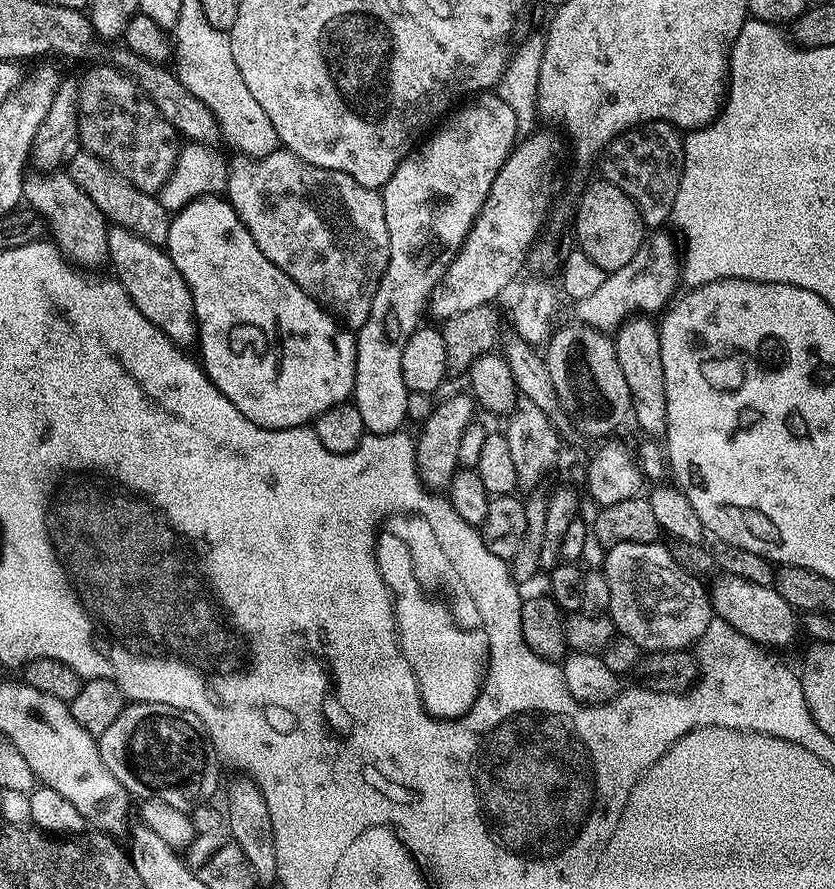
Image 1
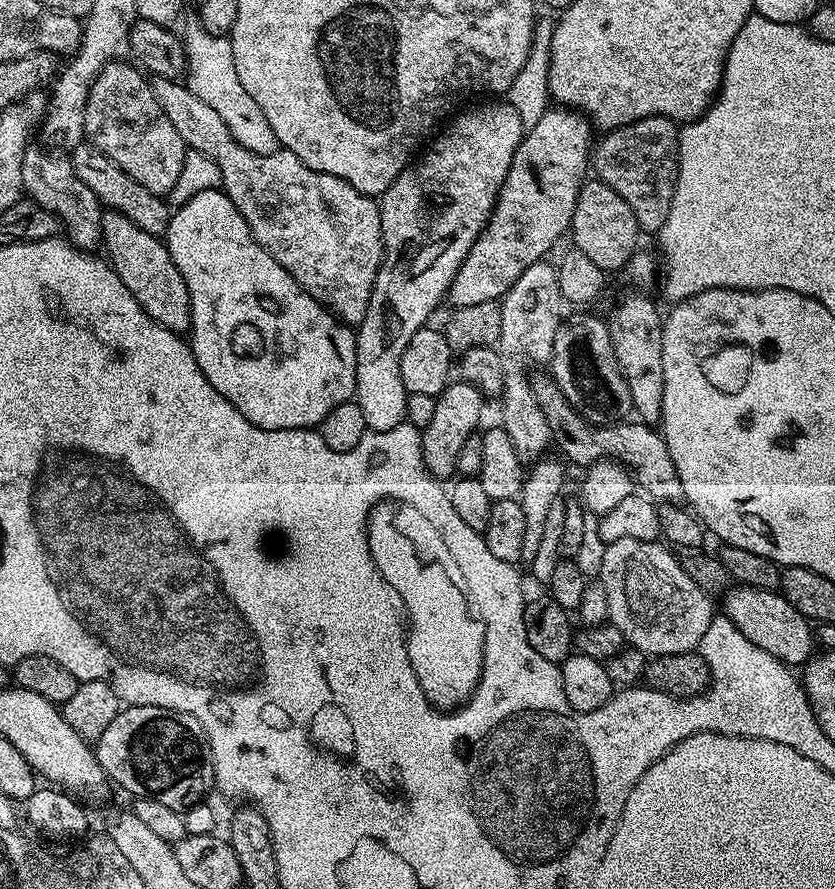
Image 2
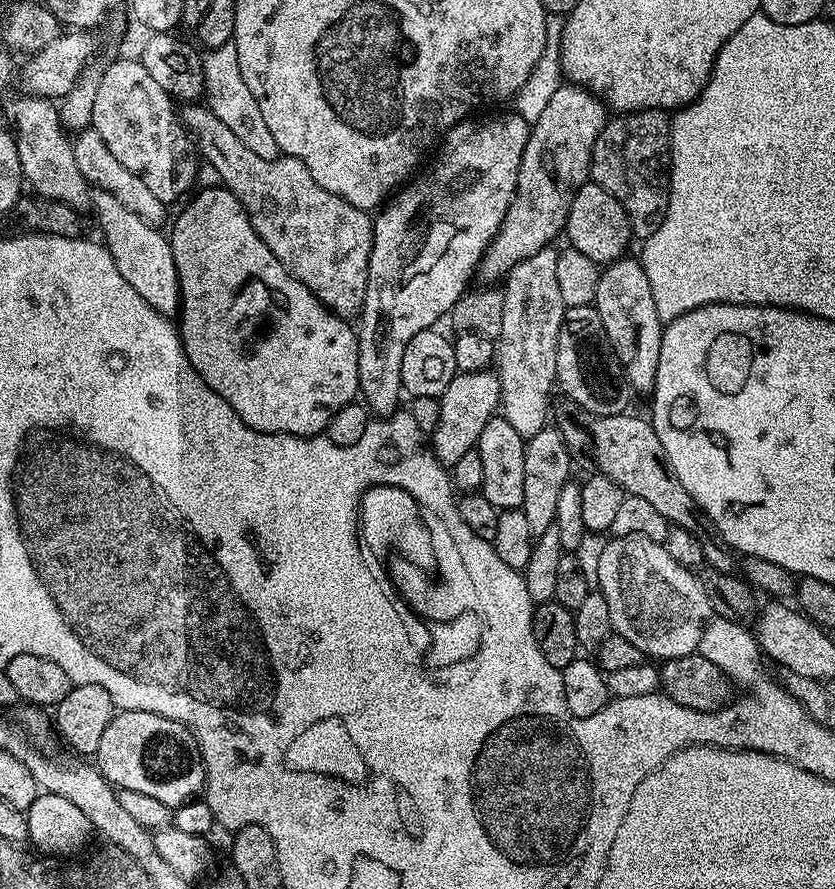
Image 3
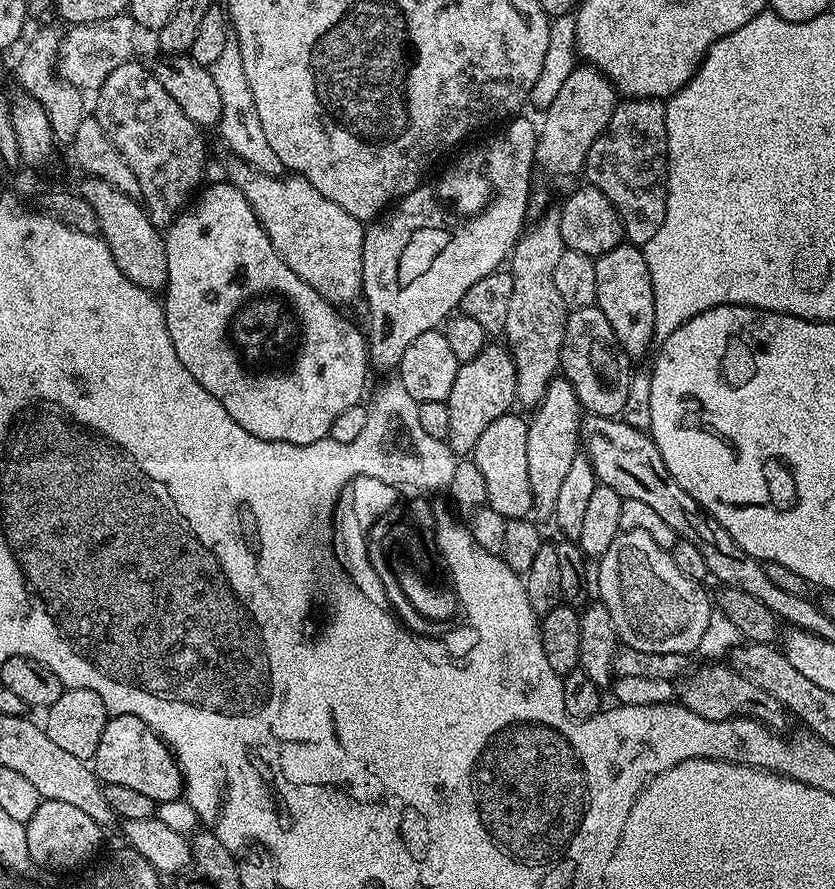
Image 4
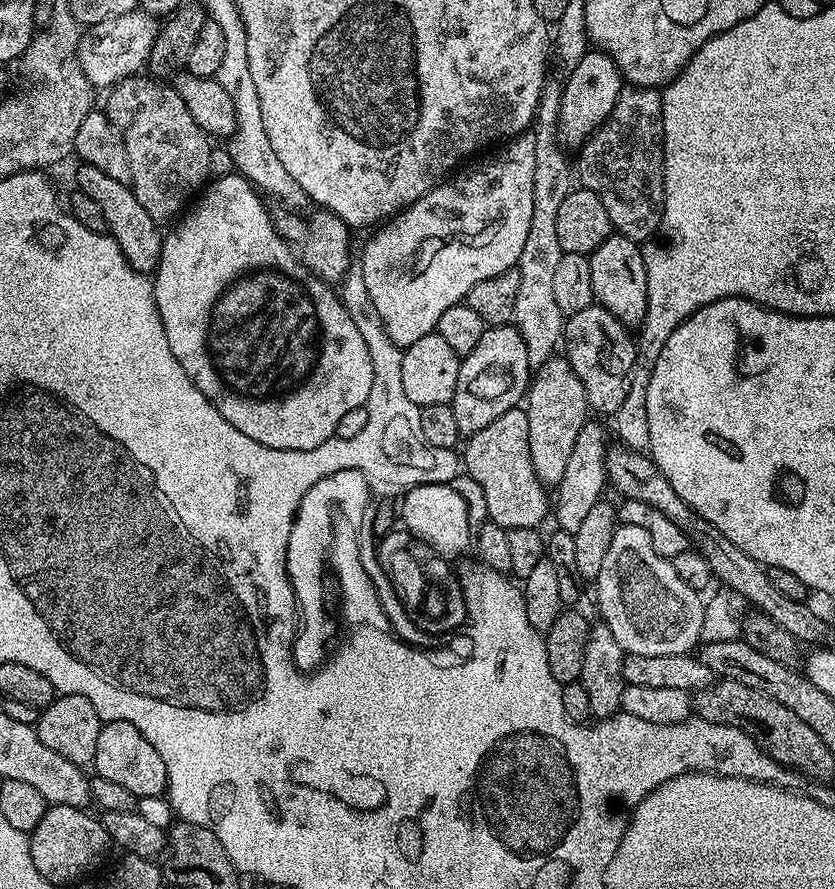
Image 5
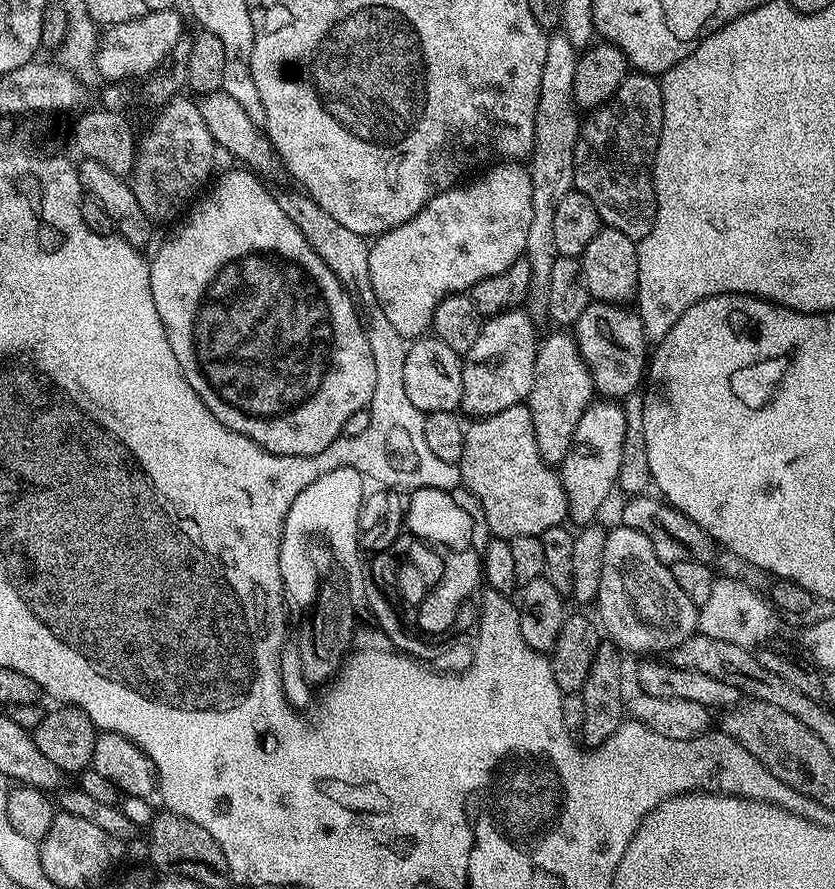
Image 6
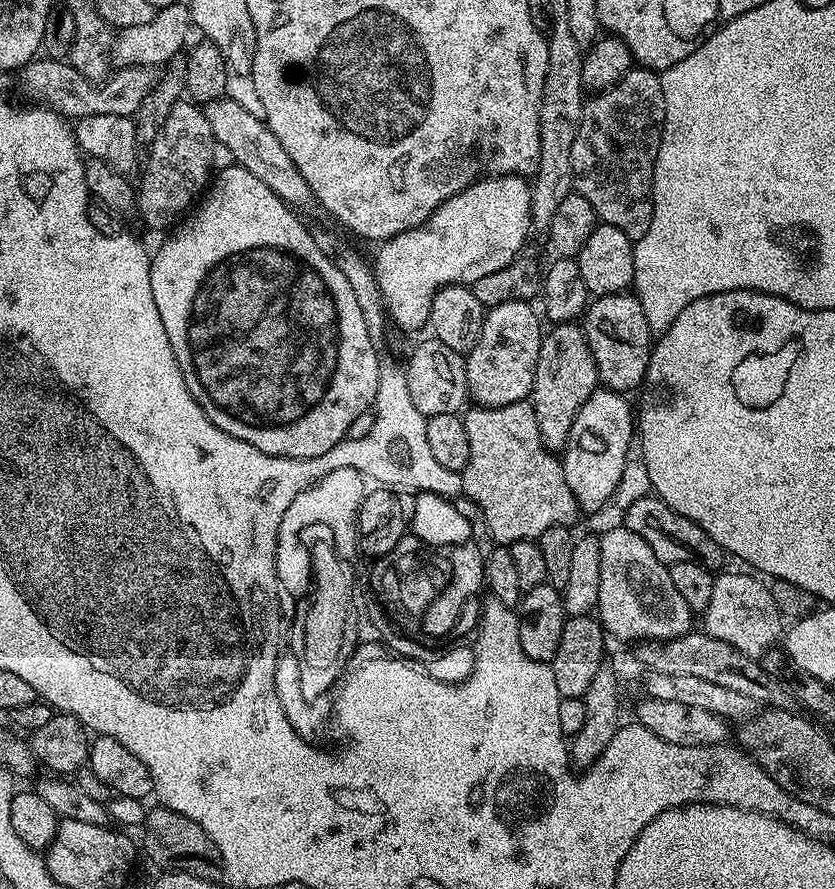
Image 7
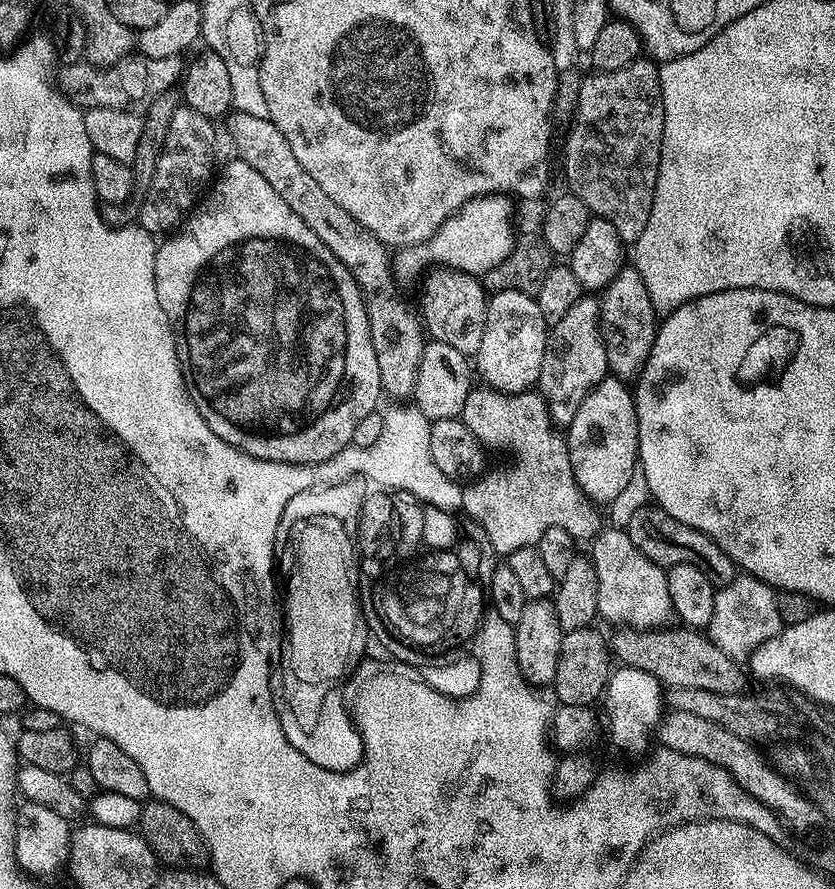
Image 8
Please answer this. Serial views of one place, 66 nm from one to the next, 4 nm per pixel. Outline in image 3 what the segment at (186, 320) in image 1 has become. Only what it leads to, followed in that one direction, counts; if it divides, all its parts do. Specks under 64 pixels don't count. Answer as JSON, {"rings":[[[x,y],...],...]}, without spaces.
{"rings":[[[92,188],[91,215],[96,215],[100,223],[102,243],[107,248],[110,258],[114,258],[114,266],[130,287],[143,298],[146,306],[158,310],[161,316],[175,317],[180,311],[180,283],[178,270],[174,266],[171,239],[161,229],[150,226],[132,213],[127,206],[122,206],[114,194],[106,194],[106,190]]]}

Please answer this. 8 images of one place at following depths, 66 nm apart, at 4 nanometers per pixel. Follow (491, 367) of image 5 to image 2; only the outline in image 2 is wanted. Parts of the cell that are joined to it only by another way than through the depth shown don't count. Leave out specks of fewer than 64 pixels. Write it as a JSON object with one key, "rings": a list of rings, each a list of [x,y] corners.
{"rings":[[[452,382],[436,397],[434,418],[430,426],[422,429],[422,458],[430,475],[441,482],[448,482],[457,475],[458,454],[462,454],[462,446],[466,446],[466,438],[477,431],[480,415],[484,412],[486,397],[471,382]]]}

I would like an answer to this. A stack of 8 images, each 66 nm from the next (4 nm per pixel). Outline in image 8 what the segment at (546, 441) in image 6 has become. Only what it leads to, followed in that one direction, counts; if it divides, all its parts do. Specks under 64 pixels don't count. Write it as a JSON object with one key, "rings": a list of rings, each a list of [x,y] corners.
{"rings":[[[584,294],[570,306],[563,318],[548,329],[546,354],[542,354],[542,374],[538,391],[548,407],[548,414],[557,429],[567,430],[578,414],[578,406],[609,375],[606,352],[600,338],[600,301]]]}

